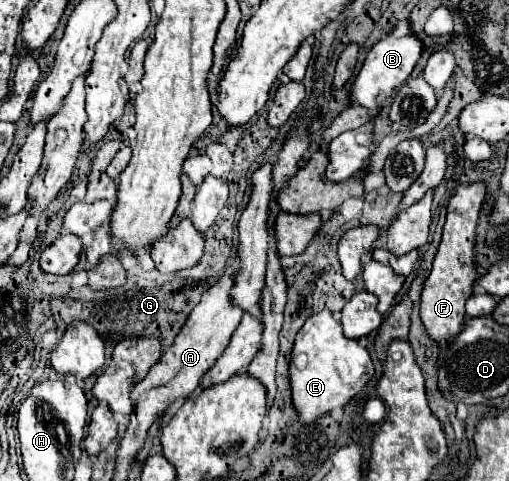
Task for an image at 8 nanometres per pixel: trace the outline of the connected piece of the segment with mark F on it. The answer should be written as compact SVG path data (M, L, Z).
M483 181L463 183L457 187L455 195L447 205L443 239L439 243L437 255L433 259L433 269L421 293L421 319L427 327L427 333L439 343L447 343L463 327L465 301L471 297L471 287L477 281L477 269L473 267L473 237L485 195L487 187Z

